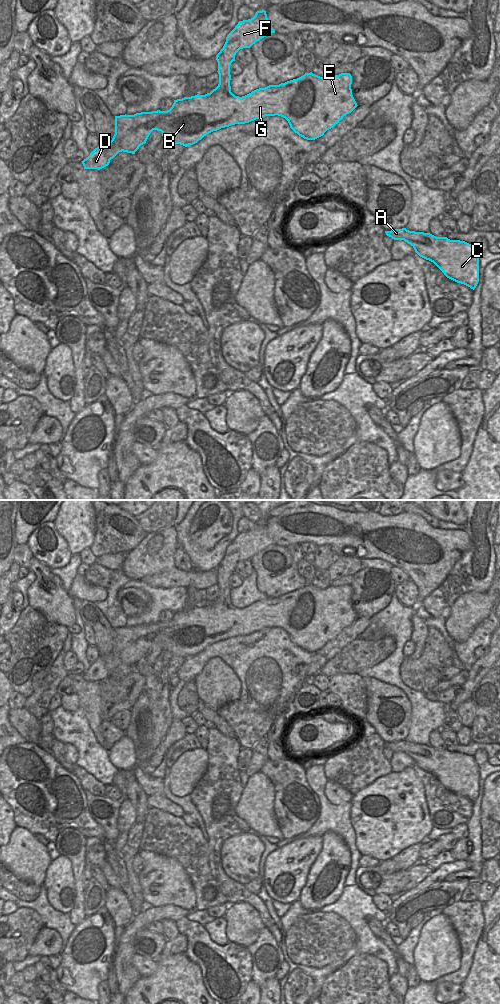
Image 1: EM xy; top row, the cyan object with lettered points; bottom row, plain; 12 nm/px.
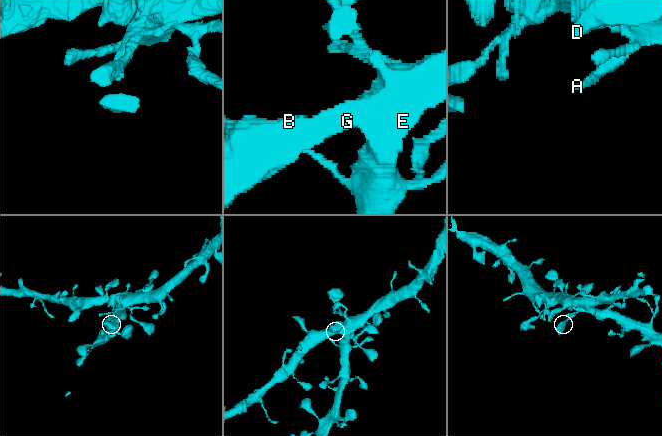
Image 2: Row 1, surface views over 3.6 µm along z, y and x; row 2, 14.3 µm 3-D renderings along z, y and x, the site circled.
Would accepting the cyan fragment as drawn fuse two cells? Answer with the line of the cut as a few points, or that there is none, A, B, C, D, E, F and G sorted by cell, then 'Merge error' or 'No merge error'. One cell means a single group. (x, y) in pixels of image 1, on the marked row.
No split. Groups: A B C D E F G. No merge error

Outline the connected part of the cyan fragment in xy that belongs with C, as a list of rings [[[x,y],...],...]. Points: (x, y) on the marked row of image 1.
[[[406,228],[385,233],[394,240],[404,240],[410,244],[420,257],[433,262],[447,278],[473,290],[476,288],[480,256],[473,244]]]

